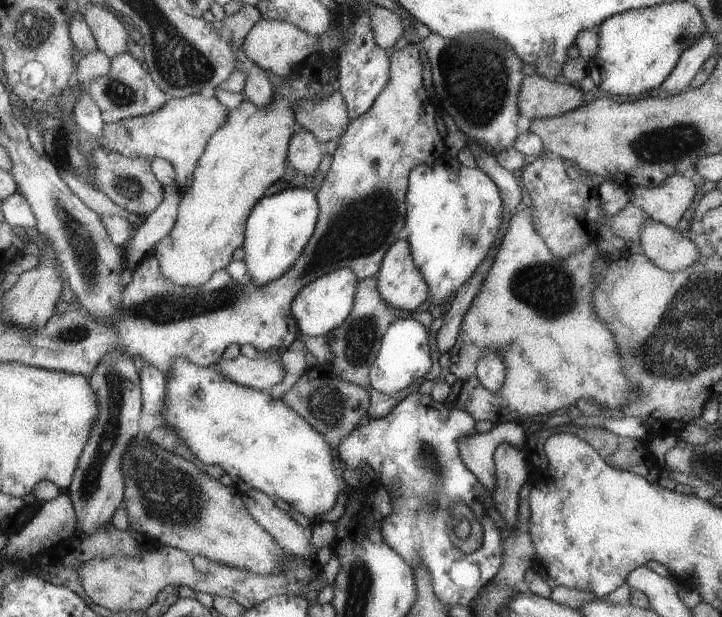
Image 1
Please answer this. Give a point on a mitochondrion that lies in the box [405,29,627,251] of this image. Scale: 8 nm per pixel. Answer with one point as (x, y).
(475, 84)

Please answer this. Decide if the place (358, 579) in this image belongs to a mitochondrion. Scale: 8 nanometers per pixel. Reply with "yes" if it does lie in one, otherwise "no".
yes

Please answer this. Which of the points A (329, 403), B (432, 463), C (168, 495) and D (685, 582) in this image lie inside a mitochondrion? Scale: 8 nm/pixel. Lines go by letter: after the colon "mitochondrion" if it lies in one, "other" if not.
A: mitochondrion
B: mitochondrion
C: mitochondrion
D: other

